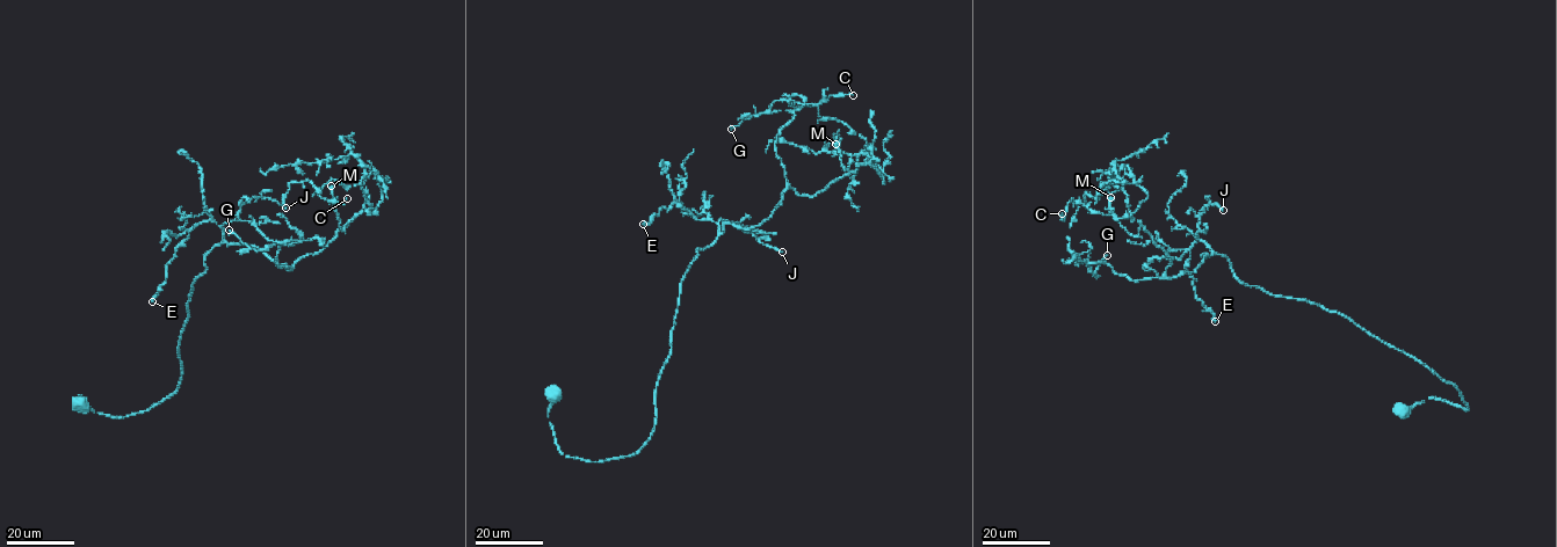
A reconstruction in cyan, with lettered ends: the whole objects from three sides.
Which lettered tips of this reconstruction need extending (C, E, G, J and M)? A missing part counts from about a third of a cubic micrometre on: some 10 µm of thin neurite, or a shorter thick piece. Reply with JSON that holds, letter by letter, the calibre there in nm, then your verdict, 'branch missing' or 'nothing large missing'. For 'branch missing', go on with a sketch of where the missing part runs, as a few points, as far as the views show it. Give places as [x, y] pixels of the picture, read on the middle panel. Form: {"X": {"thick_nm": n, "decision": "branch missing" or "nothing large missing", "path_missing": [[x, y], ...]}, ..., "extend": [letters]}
{"C": {"thick_nm": 130, "decision": "nothing large missing"}, "E": {"thick_nm": 200, "decision": "nothing large missing"}, "G": {"thick_nm": 120, "decision": "nothing large missing"}, "J": {"thick_nm": 240, "decision": "nothing large missing"}, "M": {"thick_nm": 600, "decision": "nothing large missing"}, "extend": []}

